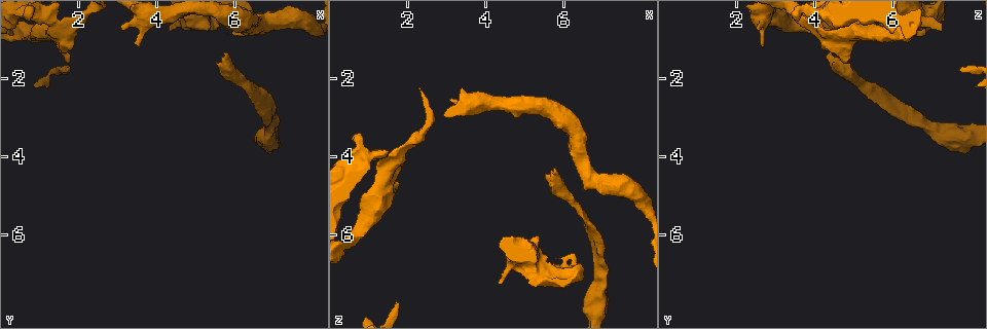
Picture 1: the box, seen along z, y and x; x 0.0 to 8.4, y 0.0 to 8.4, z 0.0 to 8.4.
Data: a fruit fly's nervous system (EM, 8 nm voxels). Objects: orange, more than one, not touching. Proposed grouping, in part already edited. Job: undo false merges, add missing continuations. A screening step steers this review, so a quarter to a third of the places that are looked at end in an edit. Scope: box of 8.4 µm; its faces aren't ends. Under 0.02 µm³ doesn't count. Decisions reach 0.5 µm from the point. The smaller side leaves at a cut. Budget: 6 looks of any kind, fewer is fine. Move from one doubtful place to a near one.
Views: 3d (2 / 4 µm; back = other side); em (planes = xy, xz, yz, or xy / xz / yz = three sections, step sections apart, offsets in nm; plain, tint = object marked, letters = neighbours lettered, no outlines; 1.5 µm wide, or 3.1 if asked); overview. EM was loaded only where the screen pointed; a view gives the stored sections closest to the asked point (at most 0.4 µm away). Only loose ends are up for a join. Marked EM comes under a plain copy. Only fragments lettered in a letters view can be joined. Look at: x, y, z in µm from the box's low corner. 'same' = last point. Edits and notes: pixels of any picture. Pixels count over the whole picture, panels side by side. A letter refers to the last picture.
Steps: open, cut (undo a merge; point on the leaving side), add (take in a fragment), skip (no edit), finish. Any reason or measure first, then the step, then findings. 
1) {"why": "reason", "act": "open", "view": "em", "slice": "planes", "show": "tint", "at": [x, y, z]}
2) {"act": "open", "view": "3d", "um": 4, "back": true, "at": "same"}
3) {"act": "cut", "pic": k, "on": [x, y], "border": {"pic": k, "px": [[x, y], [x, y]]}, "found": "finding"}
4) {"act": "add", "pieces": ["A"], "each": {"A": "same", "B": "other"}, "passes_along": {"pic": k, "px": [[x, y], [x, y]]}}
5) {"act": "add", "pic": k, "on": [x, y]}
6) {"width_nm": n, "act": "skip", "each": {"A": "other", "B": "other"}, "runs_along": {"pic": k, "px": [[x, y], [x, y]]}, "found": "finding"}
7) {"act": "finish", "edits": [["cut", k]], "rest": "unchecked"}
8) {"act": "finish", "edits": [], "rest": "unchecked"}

{"why": "an open end", "act": "open", "view": "em", "slice": "xy", "step": 4, "show": "letters", "at": [3.10, 0.75, 2.50]}

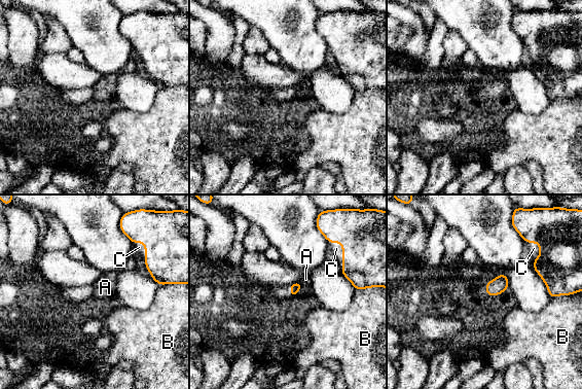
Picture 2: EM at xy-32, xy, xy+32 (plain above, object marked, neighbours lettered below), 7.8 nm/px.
{"act": "open", "view": "em", "slice": "planes", "show": "letters", "at": "same"}

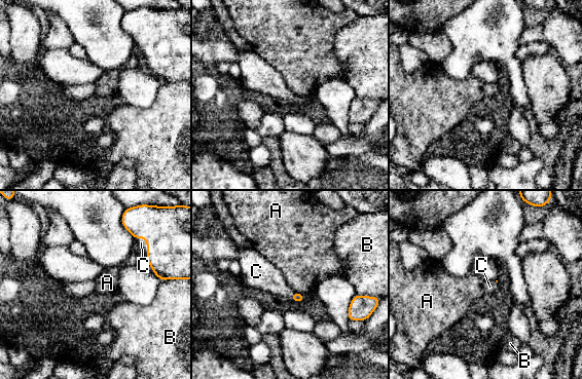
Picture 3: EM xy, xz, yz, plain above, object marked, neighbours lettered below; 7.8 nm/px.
{"act": "add", "pieces": ["C"], "each": {"A": "other", "B": "other", "C": "same"}, "found": "the cell continues"}

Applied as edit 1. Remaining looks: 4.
{"why": "sudden change in width", "act": "open", "view": "3d", "um": 4, "back": true, "at": [0.80, 0.90, 5.85]}

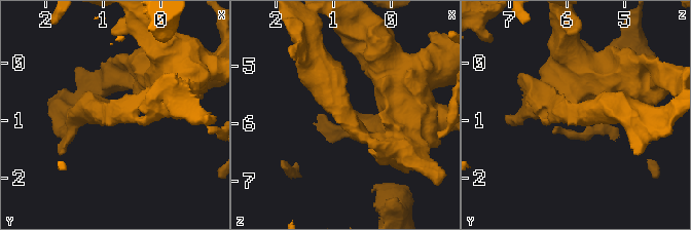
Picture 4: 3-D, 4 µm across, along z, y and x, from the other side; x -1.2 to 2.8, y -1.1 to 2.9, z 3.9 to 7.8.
{"why": "shape alone is not enough", "act": "open", "view": "em", "slice": "planes", "show": "letters", "at": [0.85, 0.90, 5.85]}

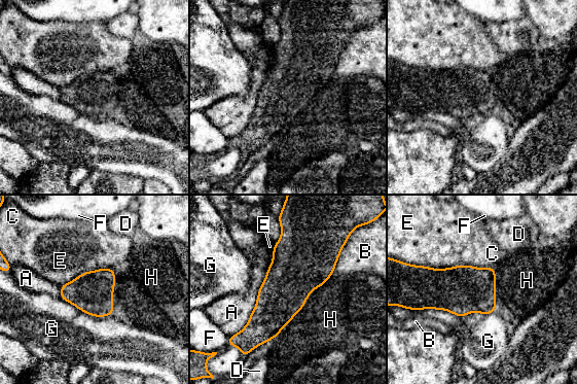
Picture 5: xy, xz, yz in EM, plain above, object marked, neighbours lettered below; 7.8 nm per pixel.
{"width_nm": 320, "act": "skip", "each": {"A": "other", "B": "other", "C": "other", "D": "other", "E": "other", "F": "other", "G": "other", "H": "other"}, "border": {"pic": 5, "px": [[60, 298], [91, 315], [112, 316]]}, "found": "all the same cell"}

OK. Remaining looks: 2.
{"why": "free end", "act": "open", "view": "em", "slice": "yz", "step": 4, "show": "letters", "at": [4.35, 0.80, 7.25]}

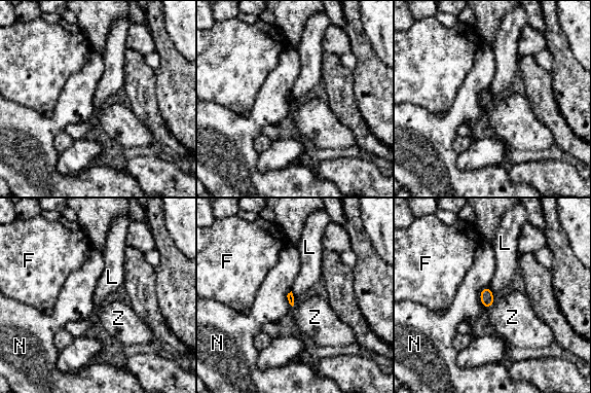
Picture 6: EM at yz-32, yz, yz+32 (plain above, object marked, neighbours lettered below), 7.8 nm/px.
{"why": "cut it another way", "act": "open", "view": "em", "slice": "planes", "show": "letters", "at": "same"}

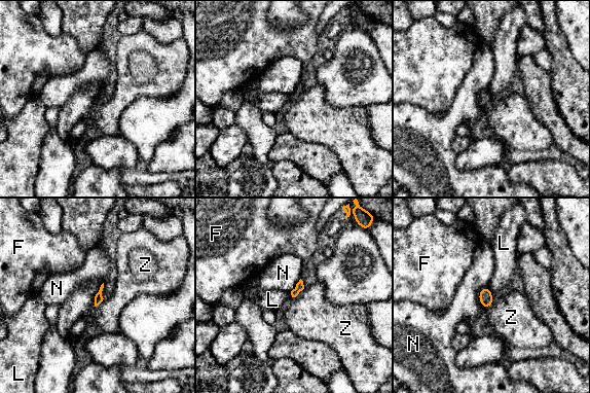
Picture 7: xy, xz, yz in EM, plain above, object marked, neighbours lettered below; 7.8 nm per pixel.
{"longest_contact_nm": ["L", 200], "act": "skip", "each": {"F": "other", "L": "other", "N": "other", "Z": "other"}, "border": {"pic": 7, "px": [[303, 288], [292, 297]]}, "found": "none of them fits"}

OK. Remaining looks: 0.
{"act": "finish", "edits": [["add", 3]], "rest": "unchecked"}

